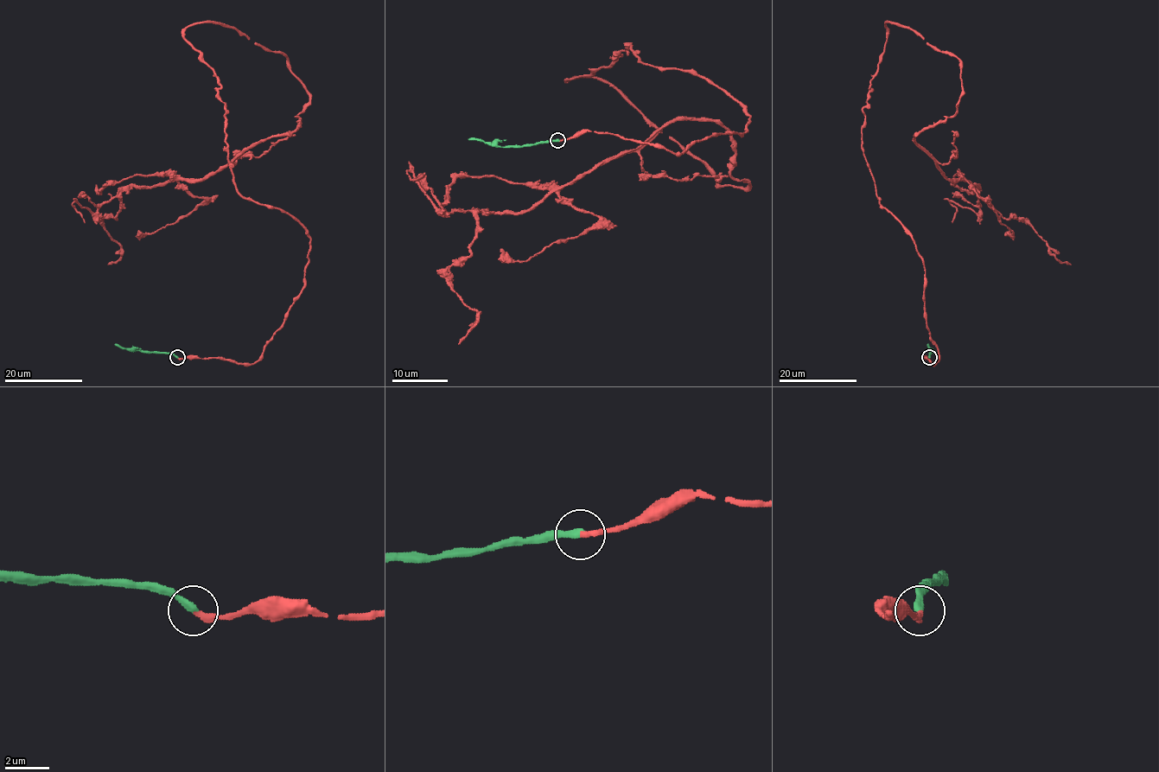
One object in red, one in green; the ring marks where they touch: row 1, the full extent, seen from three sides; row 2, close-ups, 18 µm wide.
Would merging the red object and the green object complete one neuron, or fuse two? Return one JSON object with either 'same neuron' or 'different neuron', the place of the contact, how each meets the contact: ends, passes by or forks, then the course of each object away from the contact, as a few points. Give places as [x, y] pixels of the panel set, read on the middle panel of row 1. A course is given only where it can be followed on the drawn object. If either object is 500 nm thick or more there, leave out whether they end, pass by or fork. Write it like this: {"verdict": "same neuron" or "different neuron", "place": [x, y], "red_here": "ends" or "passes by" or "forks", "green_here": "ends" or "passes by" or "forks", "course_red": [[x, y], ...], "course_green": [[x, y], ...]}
{"verdict": "same neuron", "place": [557, 140], "red_here": "ends", "green_here": "ends", "course_red": [[557, 140], [746, 130], [630, 43], [569, 79], [748, 183], [725, 129], [678, 119], [477, 212], [458, 344]], "course_green": [[557, 140], [496, 147], [468, 138]]}

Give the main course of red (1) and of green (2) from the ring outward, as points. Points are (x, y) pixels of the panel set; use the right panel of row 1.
1: (929, 358), (922, 258), (879, 203), (862, 143), (886, 22), (960, 62), (957, 111), (914, 141), (1071, 264)
2: (929, 358), (933, 350), (928, 344)

